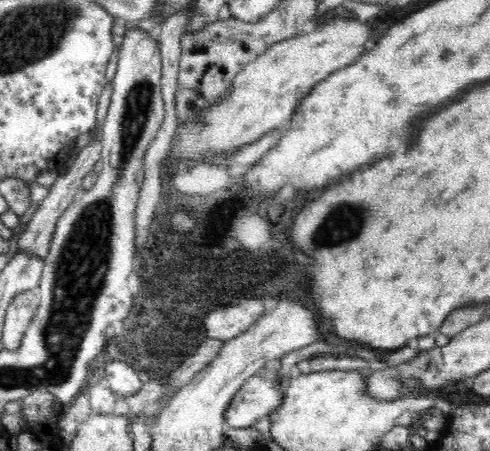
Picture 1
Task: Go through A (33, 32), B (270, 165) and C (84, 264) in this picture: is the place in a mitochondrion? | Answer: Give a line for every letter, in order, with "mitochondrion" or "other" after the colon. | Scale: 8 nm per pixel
A: mitochondrion
B: other
C: mitochondrion

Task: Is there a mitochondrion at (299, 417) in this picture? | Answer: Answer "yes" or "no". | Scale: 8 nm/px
no

